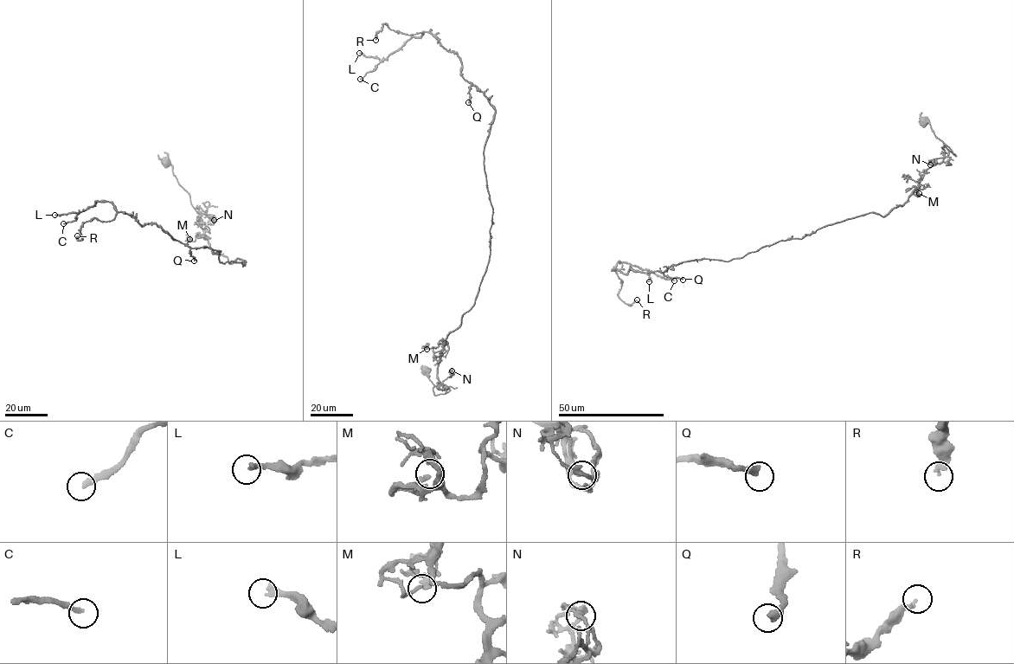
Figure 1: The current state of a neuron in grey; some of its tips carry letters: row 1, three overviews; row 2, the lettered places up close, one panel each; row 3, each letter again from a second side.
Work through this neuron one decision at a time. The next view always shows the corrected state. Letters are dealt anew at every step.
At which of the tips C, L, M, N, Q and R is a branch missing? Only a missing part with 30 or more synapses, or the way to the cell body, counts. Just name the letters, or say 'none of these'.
C, L

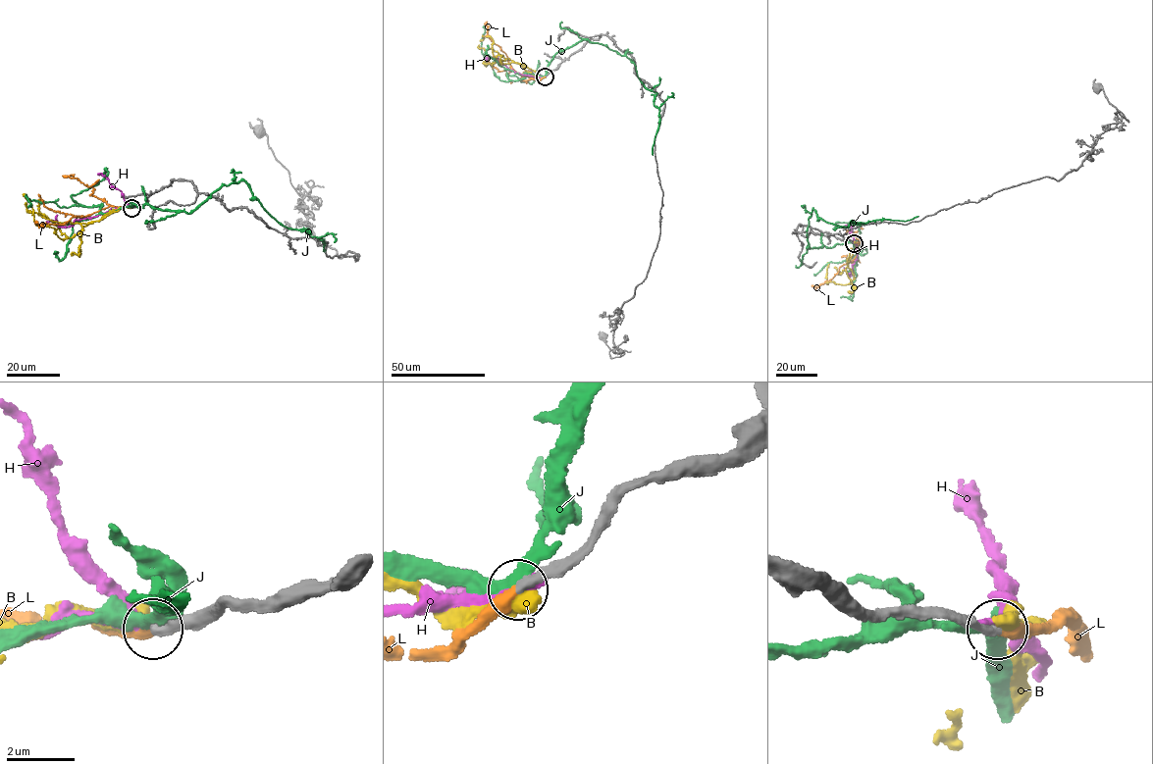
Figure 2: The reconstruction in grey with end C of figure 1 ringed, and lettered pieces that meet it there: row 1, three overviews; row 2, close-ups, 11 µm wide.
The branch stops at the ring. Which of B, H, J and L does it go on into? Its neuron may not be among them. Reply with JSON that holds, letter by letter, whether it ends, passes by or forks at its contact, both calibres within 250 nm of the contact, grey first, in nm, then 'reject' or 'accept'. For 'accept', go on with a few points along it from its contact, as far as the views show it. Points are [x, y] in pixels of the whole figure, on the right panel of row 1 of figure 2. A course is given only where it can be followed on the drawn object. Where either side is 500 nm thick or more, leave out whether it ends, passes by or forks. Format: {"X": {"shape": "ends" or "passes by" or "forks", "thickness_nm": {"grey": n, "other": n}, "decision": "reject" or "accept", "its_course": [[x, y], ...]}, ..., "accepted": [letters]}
{"B": {"shape": "passes by", "thickness_nm": {"grey": 280, "other": 400}, "decision": "reject"}, "H": {"shape": "ends", "thickness_nm": {"grey": 360, "other": 280}, "decision": "reject"}, "J": {"shape": "forks", "thickness_nm": {"grey": 340, "other": 280}, "decision": "reject"}, "L": {"shape": "ends", "thickness_nm": {"grey": 260, "other": 320}, "decision": "accept", "its_course": [[853, 242], [859, 243], [853, 260], [840, 266], [835, 276], [817, 286], [812, 284]]}, "accepted": ["L"]}

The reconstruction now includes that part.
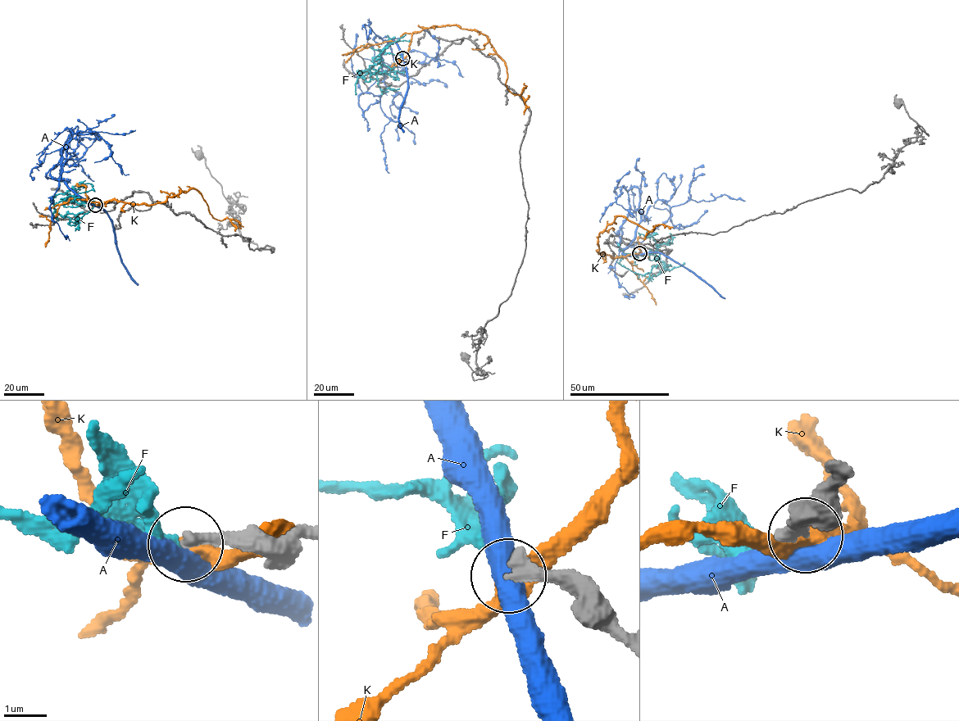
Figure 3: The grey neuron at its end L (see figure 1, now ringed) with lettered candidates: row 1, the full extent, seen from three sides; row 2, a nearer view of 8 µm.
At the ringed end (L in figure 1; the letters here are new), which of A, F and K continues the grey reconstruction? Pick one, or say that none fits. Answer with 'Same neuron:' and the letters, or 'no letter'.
Same neuron: no letter

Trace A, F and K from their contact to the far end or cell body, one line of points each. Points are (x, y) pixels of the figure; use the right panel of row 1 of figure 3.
A: (638, 253), (622, 253), (640, 219), (634, 188), (615, 265), (629, 299)
F: (638, 253), (637, 257), (636, 255), (652, 254), (665, 265), (659, 263), (643, 275), (616, 261)
K: (638, 253), (615, 257), (598, 252), (597, 237), (619, 215), (650, 231), (661, 224), (673, 228)

